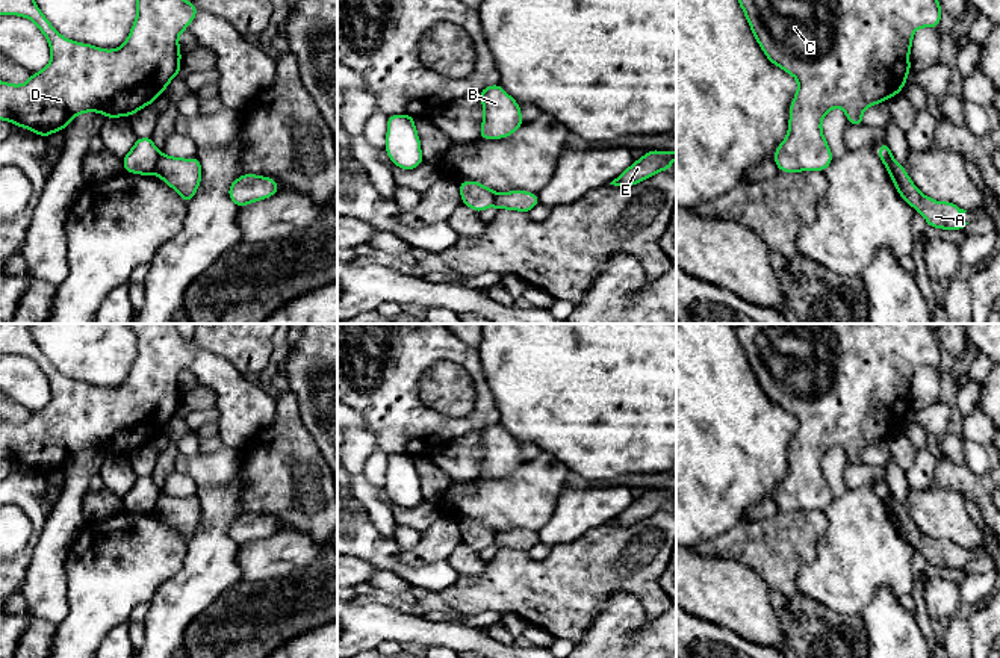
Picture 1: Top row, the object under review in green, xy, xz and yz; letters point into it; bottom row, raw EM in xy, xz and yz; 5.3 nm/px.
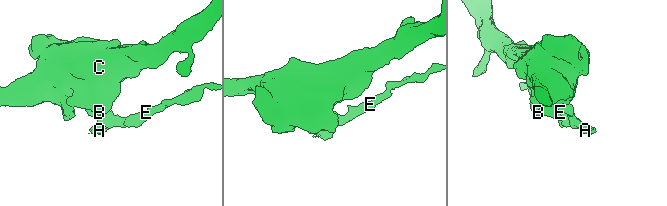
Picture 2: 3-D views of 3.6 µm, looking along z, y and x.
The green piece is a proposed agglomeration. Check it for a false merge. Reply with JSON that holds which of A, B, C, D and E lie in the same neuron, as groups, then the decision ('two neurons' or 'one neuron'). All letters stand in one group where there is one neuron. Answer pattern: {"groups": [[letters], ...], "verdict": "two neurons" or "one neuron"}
{"groups": [["A", "E"], ["B", "C", "D"]], "verdict": "two neurons"}

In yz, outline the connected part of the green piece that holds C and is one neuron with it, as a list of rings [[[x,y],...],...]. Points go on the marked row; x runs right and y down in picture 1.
[[[738,0],[738,3],[743,12],[746,14],[746,20],[750,24],[752,33],[767,59],[781,70],[796,77],[799,83],[797,92],[790,104],[788,135],[778,145],[773,159],[778,169],[784,172],[826,171],[834,157],[826,142],[826,138],[821,133],[823,116],[831,109],[841,107],[846,112],[850,126],[862,126],[864,121],[861,115],[867,107],[887,101],[888,97],[902,92],[902,88],[906,83],[908,73],[911,71],[909,51],[912,45],[914,32],[918,27],[939,27],[941,23],[941,5],[938,0]]]

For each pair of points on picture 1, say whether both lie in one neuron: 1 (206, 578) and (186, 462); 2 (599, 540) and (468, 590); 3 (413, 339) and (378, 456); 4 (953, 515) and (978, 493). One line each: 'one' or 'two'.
1: one
2: one
3: two
4: two

